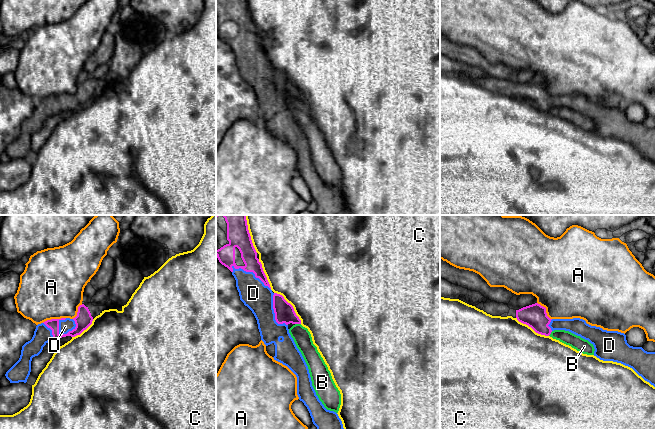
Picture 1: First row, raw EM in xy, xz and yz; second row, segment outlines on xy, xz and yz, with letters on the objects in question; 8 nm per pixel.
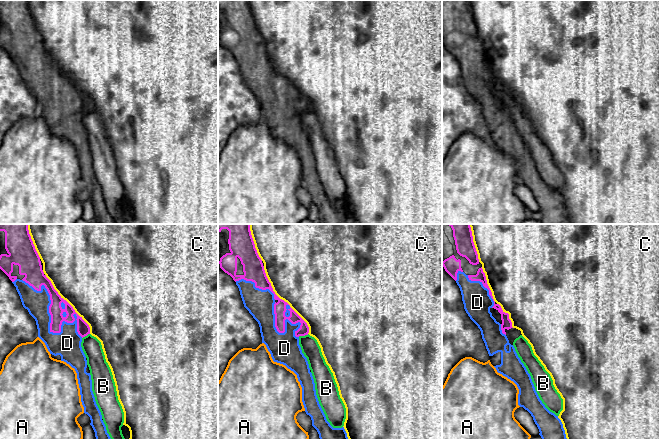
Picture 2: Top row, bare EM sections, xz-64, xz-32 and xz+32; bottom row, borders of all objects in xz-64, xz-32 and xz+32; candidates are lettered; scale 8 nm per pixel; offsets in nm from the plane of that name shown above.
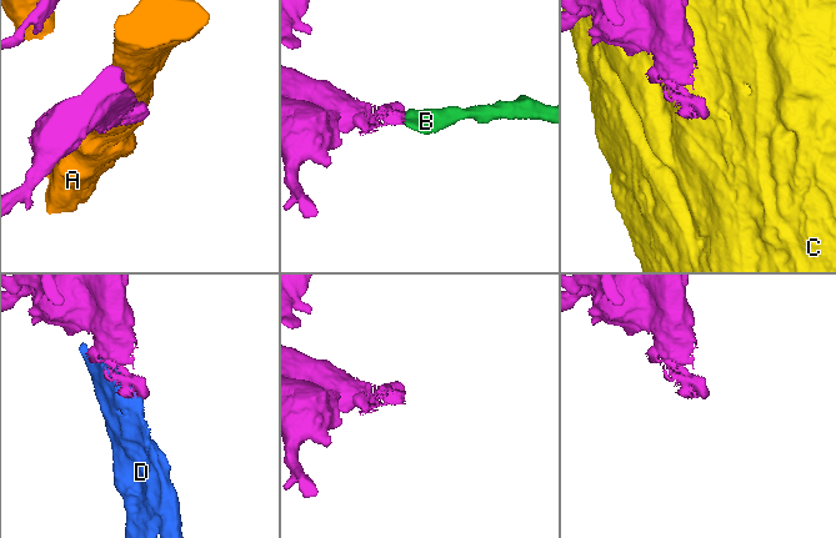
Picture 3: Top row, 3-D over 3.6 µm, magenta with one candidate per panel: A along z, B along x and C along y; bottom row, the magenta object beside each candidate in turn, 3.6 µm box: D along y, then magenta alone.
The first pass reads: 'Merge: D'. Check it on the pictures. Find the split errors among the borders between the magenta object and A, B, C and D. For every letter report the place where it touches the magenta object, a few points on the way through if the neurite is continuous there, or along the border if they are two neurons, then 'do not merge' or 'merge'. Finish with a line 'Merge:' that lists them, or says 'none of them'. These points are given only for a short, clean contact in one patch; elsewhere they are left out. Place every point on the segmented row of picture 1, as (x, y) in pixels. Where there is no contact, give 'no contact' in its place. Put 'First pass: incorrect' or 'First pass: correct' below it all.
A: xy (53, 319) | do not merge
B: xz (298, 323) | along xz (295, 323), (300, 324) | do not merge
C: xz (249, 234) | do not merge
D: xz (251, 271) | merge
Merge: D
First pass: correct

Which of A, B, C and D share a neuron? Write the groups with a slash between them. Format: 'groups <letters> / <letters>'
groups A / B / C / D

